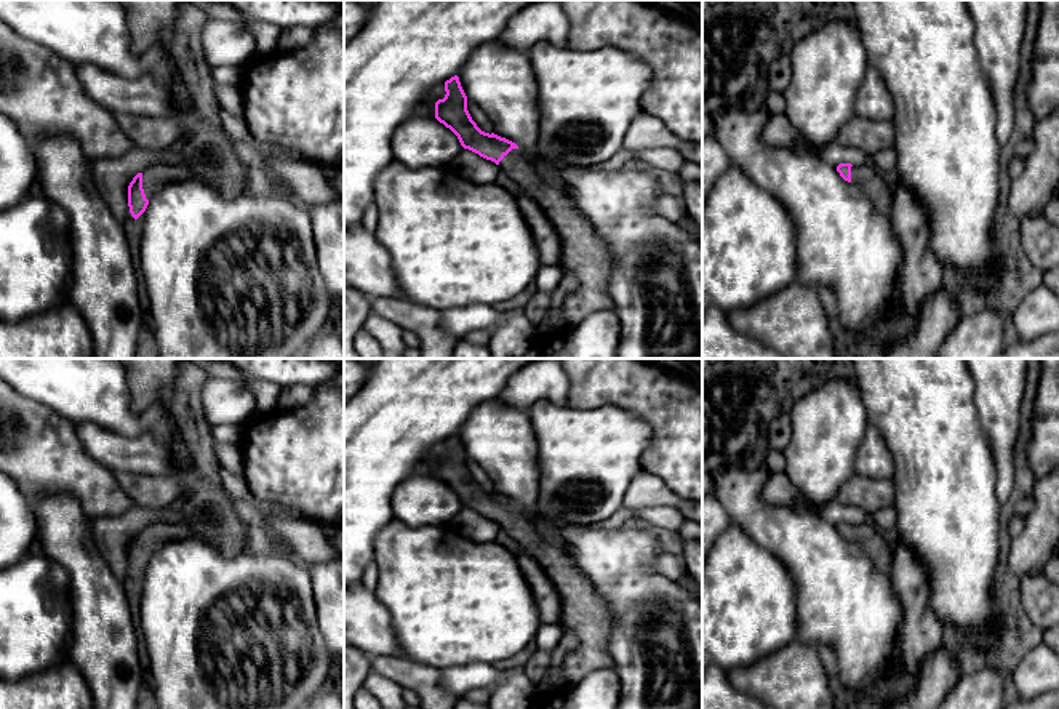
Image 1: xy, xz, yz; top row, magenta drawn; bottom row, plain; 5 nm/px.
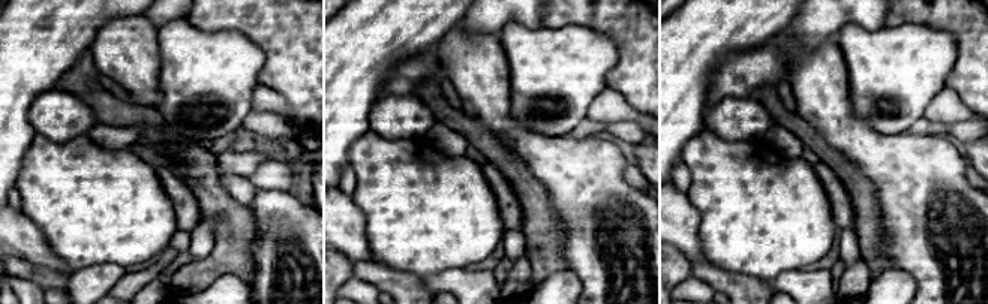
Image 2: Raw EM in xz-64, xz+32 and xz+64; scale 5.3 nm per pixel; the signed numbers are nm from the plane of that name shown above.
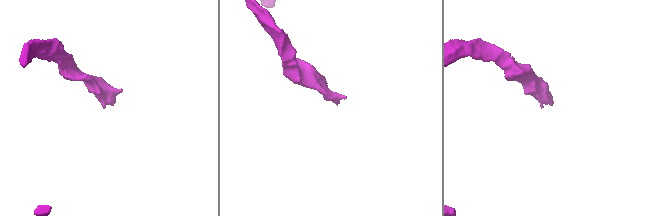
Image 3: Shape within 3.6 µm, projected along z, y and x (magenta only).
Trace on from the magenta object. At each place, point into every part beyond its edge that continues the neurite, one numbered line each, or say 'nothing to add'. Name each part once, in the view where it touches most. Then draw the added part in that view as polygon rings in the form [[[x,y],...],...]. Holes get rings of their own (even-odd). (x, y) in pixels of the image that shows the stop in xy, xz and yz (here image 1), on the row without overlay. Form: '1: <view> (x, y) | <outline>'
1: xy (154, 536) | [[[157,519],[142,530],[142,547],[146,557],[150,559],[163,544],[187,538],[190,538],[190,531],[179,519],[173,522],[162,522]]]

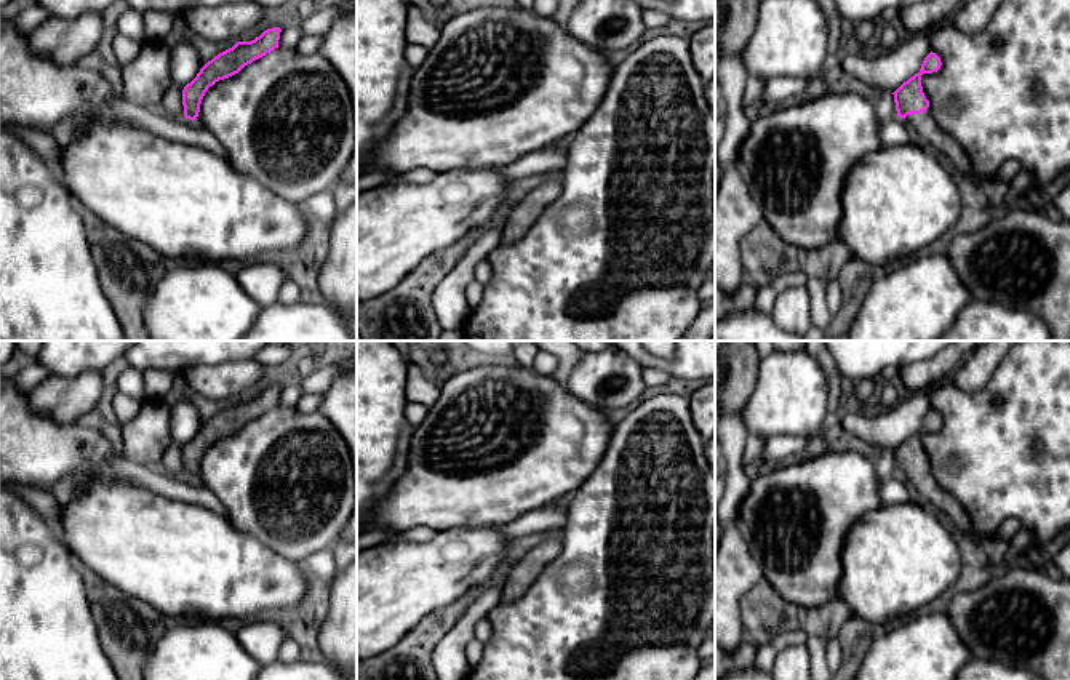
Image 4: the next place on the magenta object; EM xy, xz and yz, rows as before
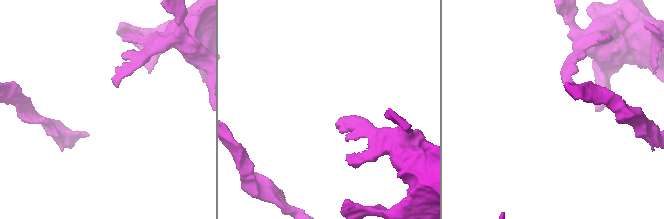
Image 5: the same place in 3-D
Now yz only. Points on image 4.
1: yz (933, 495) | [[[929,466],[921,472],[907,474],[904,480],[916,488],[921,501],[928,507],[948,514],[961,531],[971,530],[971,518],[968,512],[953,494],[937,483]]]

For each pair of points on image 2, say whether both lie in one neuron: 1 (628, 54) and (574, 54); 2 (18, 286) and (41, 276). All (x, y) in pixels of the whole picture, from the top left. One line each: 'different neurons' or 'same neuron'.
1: different neurons
2: different neurons

